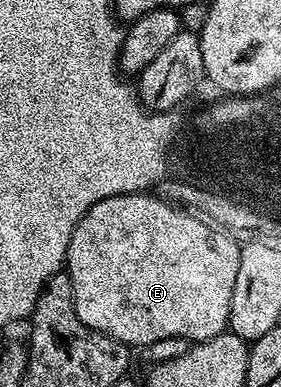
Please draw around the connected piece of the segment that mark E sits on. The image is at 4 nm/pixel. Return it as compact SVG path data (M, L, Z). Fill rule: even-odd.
M148 191L112 196L103 198L103 202L95 202L95 206L91 206L91 210L87 210L87 214L83 214L81 221L75 226L65 255L65 263L73 287L75 314L79 314L81 321L91 326L96 332L107 334L119 343L130 346L136 346L136 344L147 346L151 342L159 342L159 338L175 338L176 336L187 338L191 342L215 338L229 327L231 296L235 294L235 277L239 274L241 244L233 241L228 234L230 234L228 231L206 222L200 215L183 207L174 206L168 199L162 199L157 194L150 194Z

